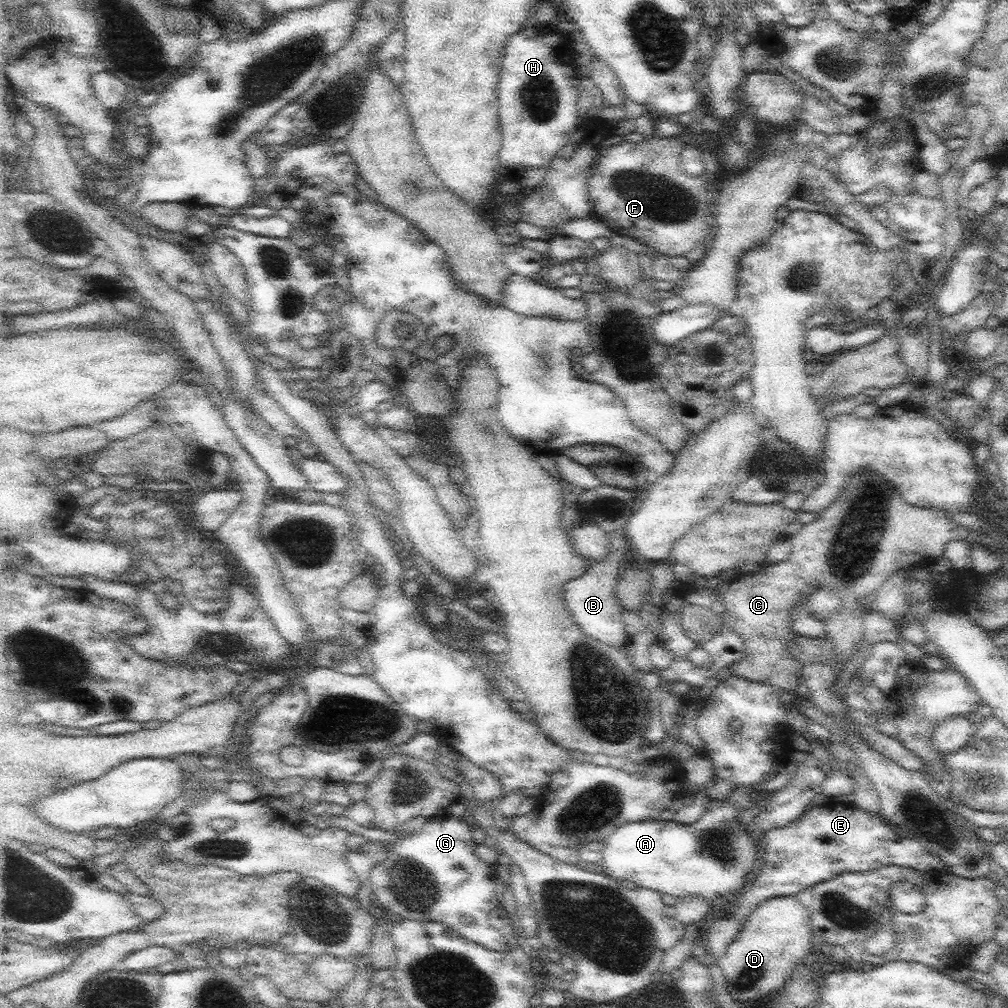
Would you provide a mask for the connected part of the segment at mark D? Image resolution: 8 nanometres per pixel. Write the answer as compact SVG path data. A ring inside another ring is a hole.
M797 895L781 896L765 900L754 908L741 926L736 940L726 949L720 959L720 966L727 978L727 991L740 1003L748 1000L758 1000L767 994L782 989L795 968L811 953L813 945L813 930L809 910L800 902Z

